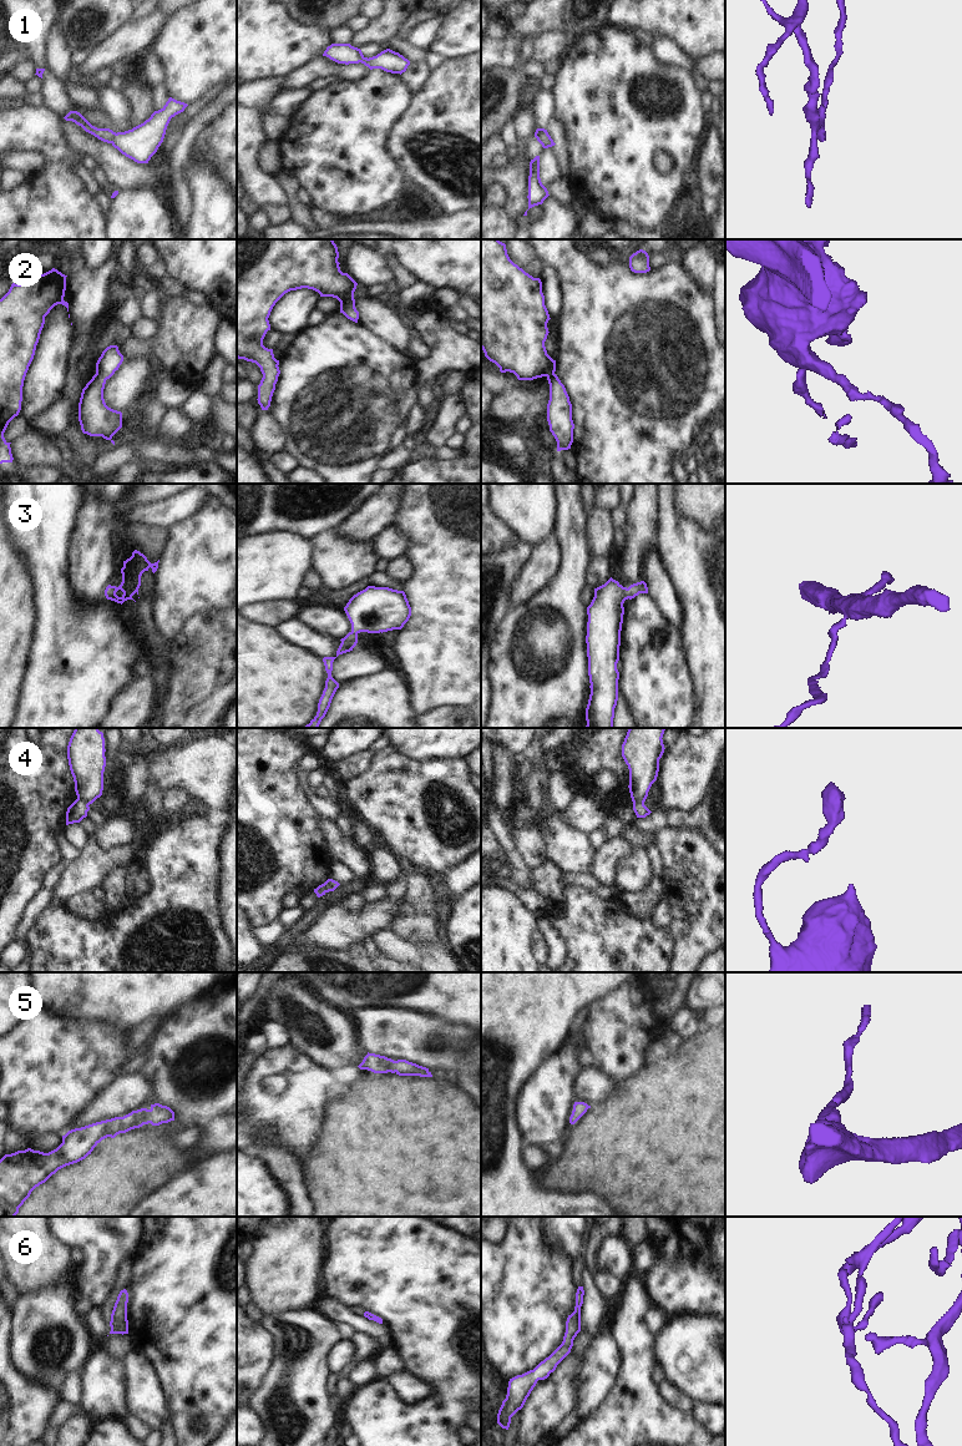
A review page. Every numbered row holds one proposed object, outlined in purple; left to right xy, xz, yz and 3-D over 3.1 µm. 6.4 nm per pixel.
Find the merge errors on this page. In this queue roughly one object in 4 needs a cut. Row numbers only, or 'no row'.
4

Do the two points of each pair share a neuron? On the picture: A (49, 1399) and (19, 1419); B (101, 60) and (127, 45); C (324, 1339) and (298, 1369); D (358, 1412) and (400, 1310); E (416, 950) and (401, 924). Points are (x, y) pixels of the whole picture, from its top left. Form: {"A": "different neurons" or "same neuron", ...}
{"A": "same neuron", "B": "same neuron", "C": "same neuron", "D": "same neuron", "E": "different neurons"}

